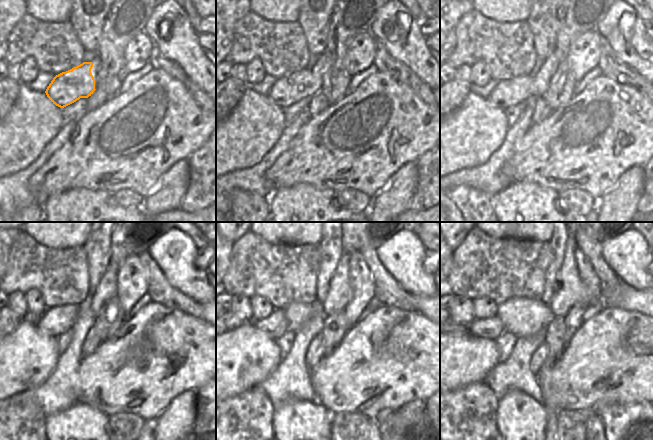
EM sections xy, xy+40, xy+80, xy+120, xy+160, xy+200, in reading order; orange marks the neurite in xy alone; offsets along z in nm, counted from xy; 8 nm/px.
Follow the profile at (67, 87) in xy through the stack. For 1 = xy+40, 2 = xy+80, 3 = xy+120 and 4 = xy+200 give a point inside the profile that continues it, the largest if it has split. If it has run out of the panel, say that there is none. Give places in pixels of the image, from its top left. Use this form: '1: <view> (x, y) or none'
1: xy+40 (290, 89)
2: xy+80 (507, 93)
3: xy+120 (55, 321)
4: xy+200 (491, 328)

